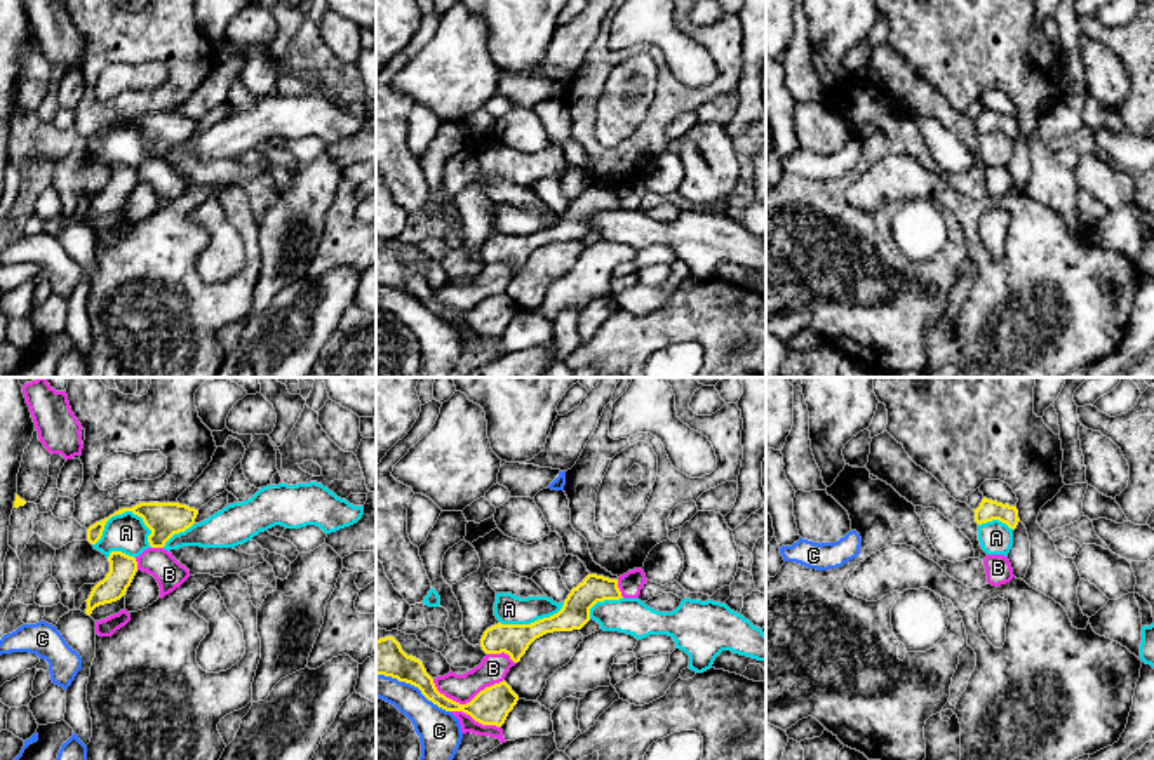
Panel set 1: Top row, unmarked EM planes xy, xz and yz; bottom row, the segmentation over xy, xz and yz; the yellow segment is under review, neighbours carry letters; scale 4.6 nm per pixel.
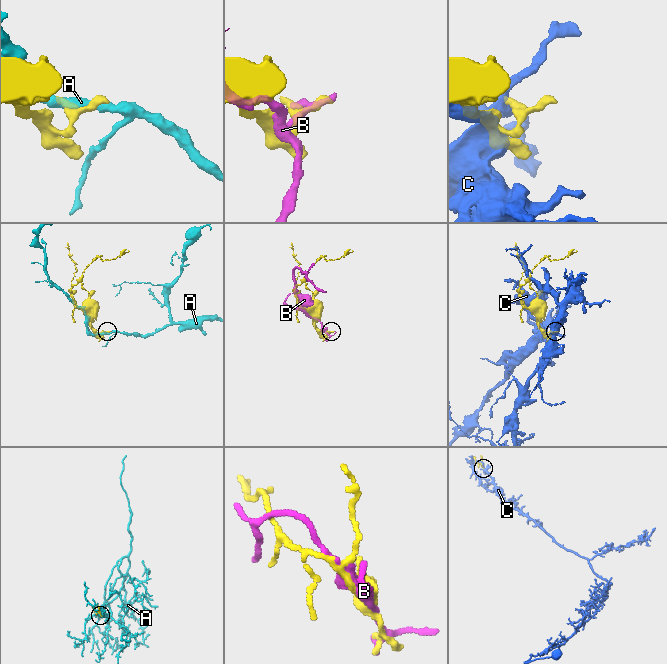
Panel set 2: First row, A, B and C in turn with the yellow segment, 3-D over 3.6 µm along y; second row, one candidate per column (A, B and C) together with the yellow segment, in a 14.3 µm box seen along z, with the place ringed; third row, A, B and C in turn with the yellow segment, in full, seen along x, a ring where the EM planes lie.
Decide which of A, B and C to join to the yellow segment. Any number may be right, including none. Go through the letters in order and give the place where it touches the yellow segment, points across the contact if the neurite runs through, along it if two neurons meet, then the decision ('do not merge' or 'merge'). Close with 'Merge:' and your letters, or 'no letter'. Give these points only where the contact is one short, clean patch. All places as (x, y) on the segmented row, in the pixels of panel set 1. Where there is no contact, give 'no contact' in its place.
A: meets yellow in xy at (119, 513); do not merge
B: meets yellow in xz at (467, 703); do not merge
C: meets yellow in xz at (413, 684); do not merge
Merge: no letter

